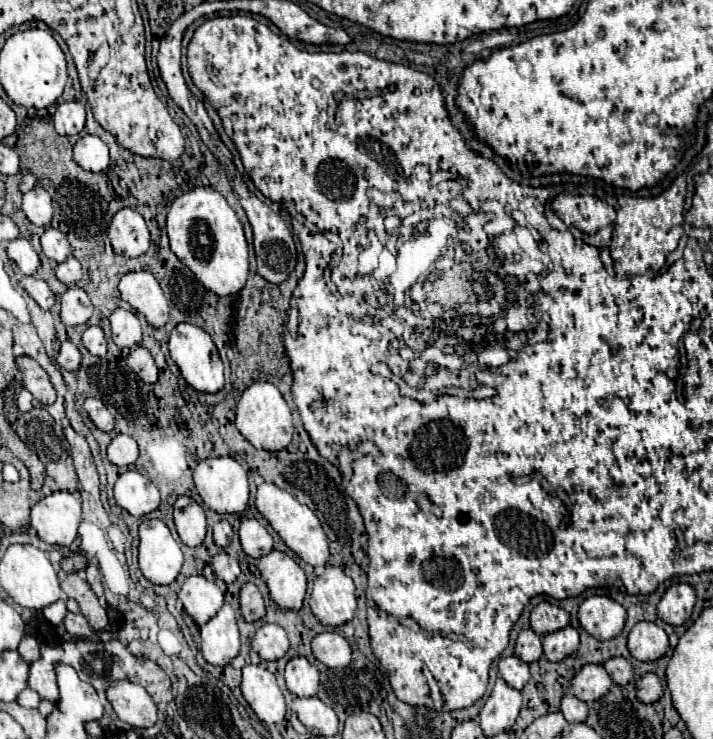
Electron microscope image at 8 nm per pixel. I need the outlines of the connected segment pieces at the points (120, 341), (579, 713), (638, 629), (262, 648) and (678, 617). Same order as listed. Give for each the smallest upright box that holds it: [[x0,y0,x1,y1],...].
[[111,309,141,347],[561,693,587,723],[627,621,669,661],[253,623,289,661],[657,583,695,625]]

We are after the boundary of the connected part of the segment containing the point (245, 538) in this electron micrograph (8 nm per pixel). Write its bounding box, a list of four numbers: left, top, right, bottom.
[239,519,273,557]

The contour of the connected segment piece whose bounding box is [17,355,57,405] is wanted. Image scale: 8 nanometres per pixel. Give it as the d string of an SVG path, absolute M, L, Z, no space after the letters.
M27 355L17 357L17 365L19 365L21 373L23 373L23 387L29 389L33 393L33 397L43 405L55 403L57 391L55 391L55 387L51 383L47 371L35 359L31 359Z

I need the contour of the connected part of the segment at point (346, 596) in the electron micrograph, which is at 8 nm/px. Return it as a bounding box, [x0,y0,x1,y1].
[309,565,357,627]

